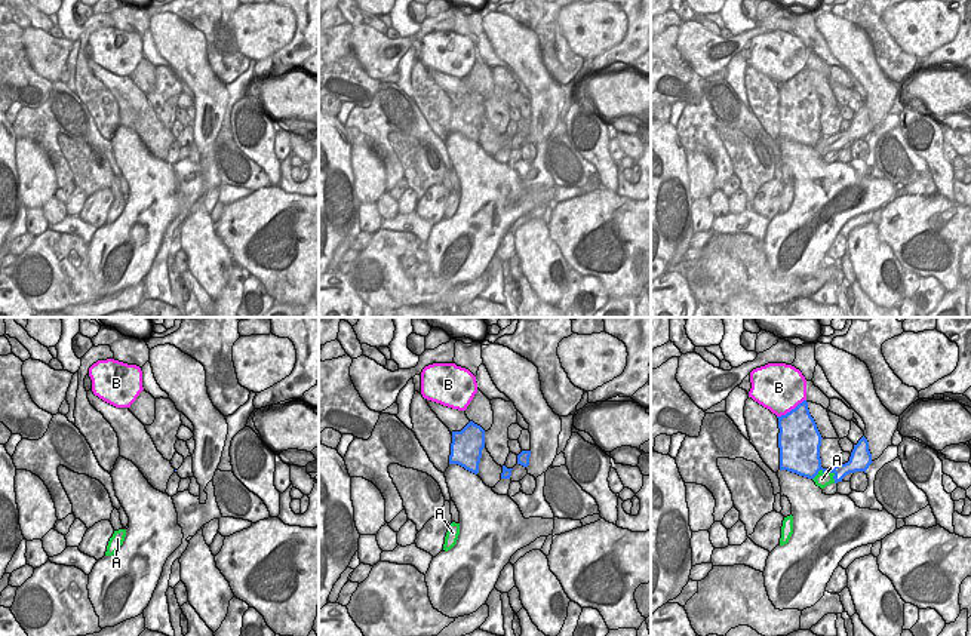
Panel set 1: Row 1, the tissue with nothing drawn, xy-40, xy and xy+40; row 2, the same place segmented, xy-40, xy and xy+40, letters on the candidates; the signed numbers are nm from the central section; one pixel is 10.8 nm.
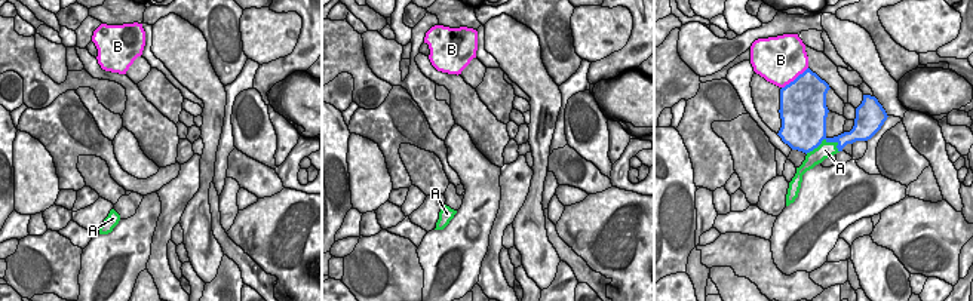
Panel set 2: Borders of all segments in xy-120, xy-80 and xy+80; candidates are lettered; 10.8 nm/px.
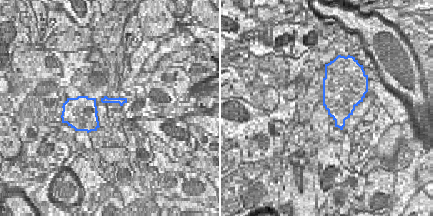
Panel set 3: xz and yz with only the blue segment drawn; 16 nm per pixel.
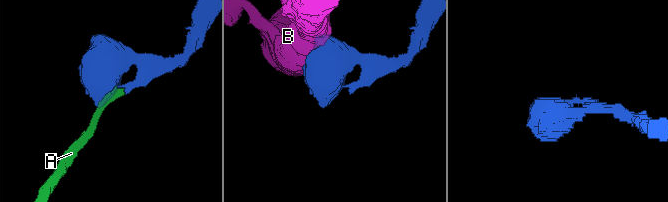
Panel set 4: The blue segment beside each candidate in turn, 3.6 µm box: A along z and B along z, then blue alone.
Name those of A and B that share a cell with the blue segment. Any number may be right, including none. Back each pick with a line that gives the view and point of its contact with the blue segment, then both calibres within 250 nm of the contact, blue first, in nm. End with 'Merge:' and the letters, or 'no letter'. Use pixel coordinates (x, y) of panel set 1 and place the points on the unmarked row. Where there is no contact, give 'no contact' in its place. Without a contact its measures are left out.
A: contact xy+40 (823, 138); calibres 360 and 160 nm
Merge: A

